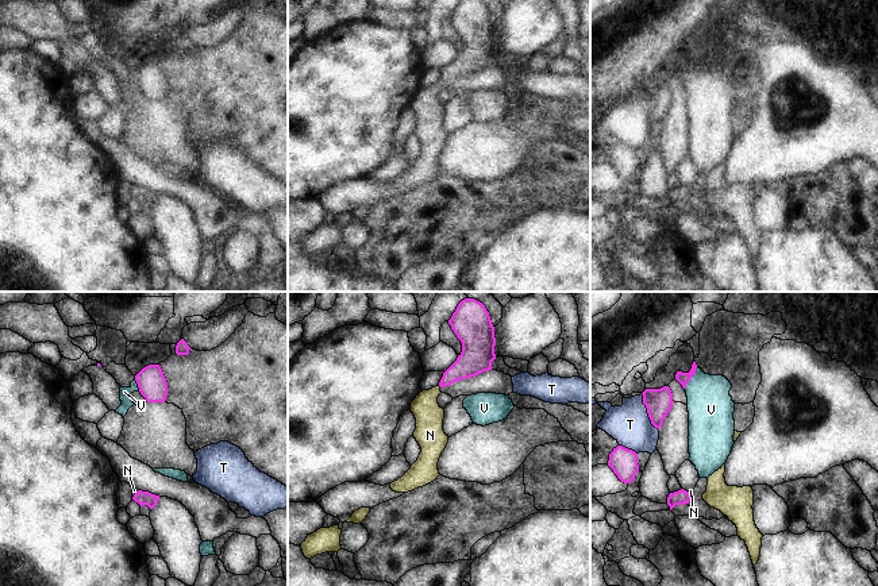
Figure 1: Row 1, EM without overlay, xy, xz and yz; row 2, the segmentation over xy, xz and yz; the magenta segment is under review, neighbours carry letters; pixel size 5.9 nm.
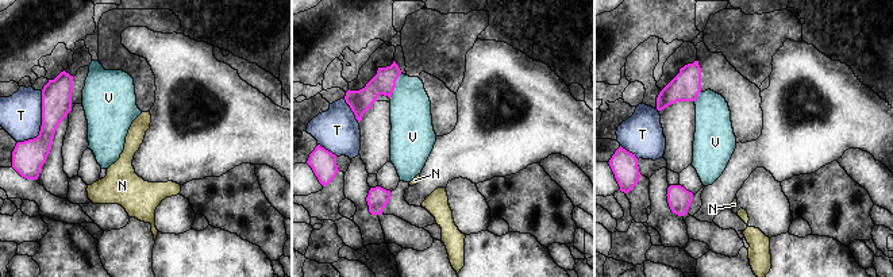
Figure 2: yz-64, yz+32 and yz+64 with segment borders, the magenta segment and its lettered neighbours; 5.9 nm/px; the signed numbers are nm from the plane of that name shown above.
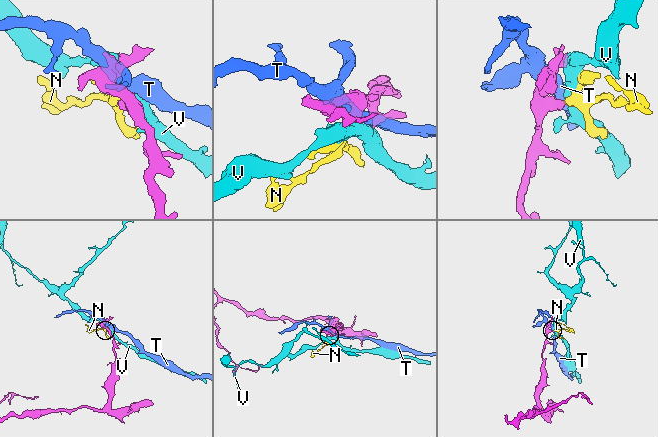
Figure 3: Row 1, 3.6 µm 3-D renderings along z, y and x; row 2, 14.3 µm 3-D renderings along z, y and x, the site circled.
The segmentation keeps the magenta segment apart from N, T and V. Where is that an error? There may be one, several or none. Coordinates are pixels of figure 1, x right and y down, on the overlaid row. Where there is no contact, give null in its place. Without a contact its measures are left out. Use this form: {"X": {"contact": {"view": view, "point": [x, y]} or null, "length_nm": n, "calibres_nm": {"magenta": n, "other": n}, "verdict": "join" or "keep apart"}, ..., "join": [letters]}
{"N": {"contact": {"view": "xy", "point": [134, 494]}, "length_nm": 60, "calibres_nm": {"magenta": 80, "other": 30}, "verdict": "join"}, "T": {"contact": {"view": "yz", "point": [647, 412]}, "length_nm": 240, "calibres_nm": {"magenta": 160, "other": 240}, "verdict": "keep apart"}, "V": {"contact": {"view": "yz", "point": [690, 377]}, "length_nm": 150, "calibres_nm": {"magenta": 70, "other": 280}, "verdict": "keep apart"}, "join": ["N"]}

